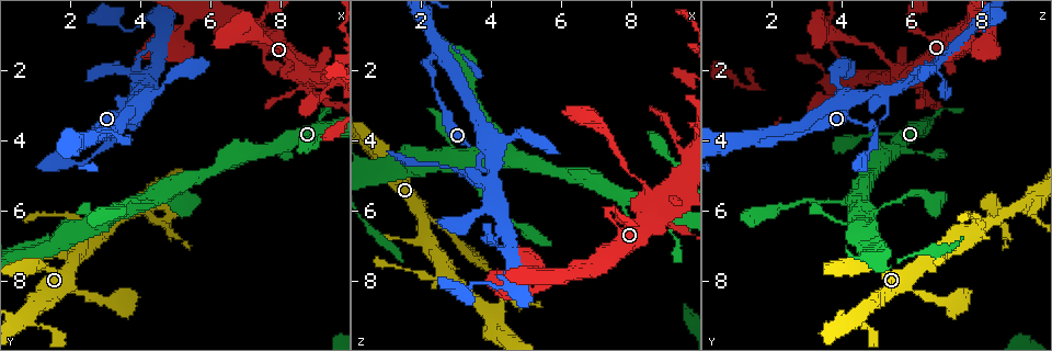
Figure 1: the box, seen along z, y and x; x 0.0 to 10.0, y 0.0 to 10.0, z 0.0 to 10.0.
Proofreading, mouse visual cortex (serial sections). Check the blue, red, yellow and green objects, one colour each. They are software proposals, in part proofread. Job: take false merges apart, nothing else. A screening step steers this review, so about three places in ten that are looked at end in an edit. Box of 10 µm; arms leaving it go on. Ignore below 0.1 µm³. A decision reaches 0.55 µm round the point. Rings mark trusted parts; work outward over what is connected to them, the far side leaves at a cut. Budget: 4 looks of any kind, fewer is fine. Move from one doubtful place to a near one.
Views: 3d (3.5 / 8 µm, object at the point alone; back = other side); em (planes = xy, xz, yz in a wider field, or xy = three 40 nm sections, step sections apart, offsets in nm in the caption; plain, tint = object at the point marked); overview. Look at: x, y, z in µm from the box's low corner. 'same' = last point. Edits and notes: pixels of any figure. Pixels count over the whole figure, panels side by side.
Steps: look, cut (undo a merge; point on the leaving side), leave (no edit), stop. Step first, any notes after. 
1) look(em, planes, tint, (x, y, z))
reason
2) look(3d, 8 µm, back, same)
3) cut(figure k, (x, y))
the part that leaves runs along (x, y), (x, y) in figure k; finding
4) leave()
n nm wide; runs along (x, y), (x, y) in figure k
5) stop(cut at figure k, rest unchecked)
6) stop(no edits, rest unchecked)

look(3d, 3.5 µm, (8.20, 1.55, 5.15))
thick turns thin

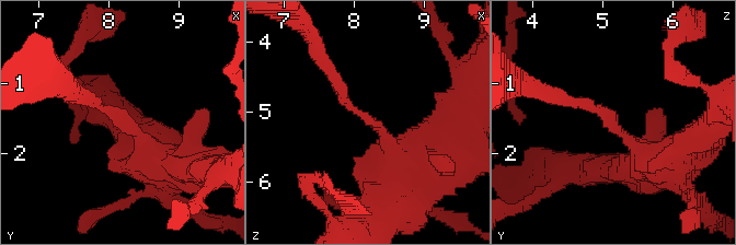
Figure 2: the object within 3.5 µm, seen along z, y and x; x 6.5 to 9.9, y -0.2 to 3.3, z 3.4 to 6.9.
leave()
arms of 150, 500 nm; runs along (397, 172), (383, 132), (349, 105), (330, 71) in figure 2; one cell here

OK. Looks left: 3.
look(3d, 3.5 µm, (2.55, 4.00, 1.60))
abrupt turn

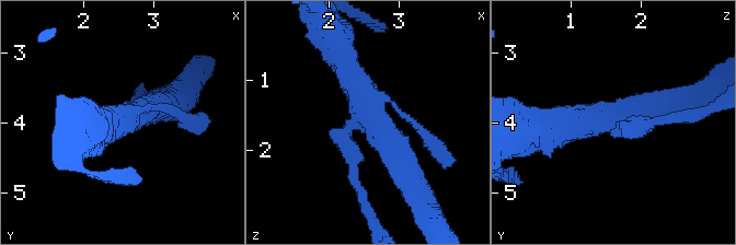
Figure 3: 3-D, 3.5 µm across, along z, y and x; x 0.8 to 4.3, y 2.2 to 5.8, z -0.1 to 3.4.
look(em, xy, step 3, tint, (2.55, 4.00, 1.55))
now the EM

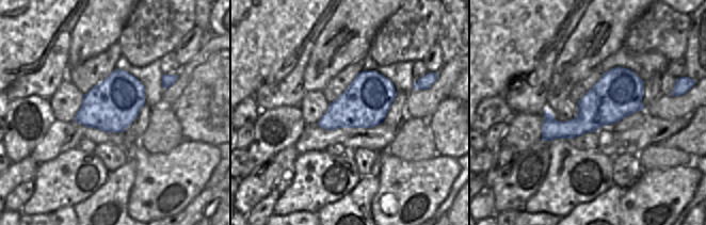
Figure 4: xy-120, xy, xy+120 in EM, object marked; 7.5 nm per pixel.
leave()
runs along (106, 119), (110, 132), (160, 106) in figure 3; all the same cell

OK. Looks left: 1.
stop(no edits, rest unchecked)

